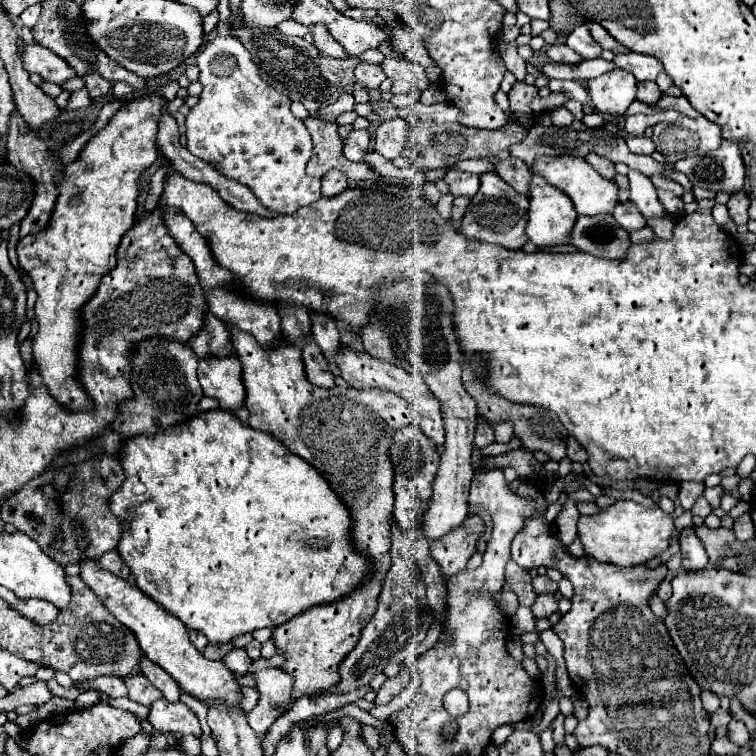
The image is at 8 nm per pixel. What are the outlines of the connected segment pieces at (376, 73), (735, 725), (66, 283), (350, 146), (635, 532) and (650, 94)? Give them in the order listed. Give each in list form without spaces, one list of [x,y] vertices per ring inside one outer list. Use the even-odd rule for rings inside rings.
[[[360,62],[356,68],[354,68],[354,76],[356,80],[366,86],[368,90],[370,88],[378,88],[382,84],[382,80],[386,78],[384,70],[380,68],[380,64],[370,64],[370,62]]]
[[[732,720],[728,724],[728,736],[736,746],[744,746],[750,740],[750,732],[746,730],[744,722],[738,722],[738,720]]]
[[[160,96],[124,104],[104,130],[84,146],[80,156],[64,166],[60,196],[52,220],[44,232],[20,238],[16,252],[38,292],[38,334],[32,340],[32,356],[50,396],[68,412],[92,410],[92,398],[76,378],[80,308],[98,290],[100,278],[116,266],[116,248],[134,224],[138,184],[144,170],[156,162],[156,134],[166,100]]]
[[[352,130],[348,134],[348,138],[344,140],[342,154],[344,154],[344,158],[348,158],[352,162],[360,162],[364,158],[364,154],[368,152],[368,148],[370,148],[368,130]]]
[[[618,500],[610,508],[592,516],[580,516],[578,520],[578,538],[584,546],[584,554],[620,568],[646,564],[660,556],[670,546],[674,530],[674,518],[670,514],[662,512],[658,506],[646,508],[632,500]]]
[[[638,82],[638,100],[644,104],[654,104],[662,96],[656,82]]]

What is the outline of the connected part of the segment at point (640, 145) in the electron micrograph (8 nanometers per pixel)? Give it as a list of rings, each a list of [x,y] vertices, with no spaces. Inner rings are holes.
[[[630,136],[626,142],[628,142],[630,152],[636,152],[636,154],[652,154],[654,152],[654,146],[652,146],[650,138],[644,138],[644,136],[634,138],[634,136]]]

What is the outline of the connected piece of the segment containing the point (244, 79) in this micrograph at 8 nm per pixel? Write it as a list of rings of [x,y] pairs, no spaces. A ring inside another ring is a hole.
[[[216,36],[210,40],[196,56],[196,64],[204,90],[200,102],[186,116],[186,148],[200,160],[214,164],[224,176],[246,184],[254,196],[274,212],[294,214],[298,208],[316,202],[320,198],[320,180],[308,178],[306,174],[306,164],[312,156],[312,140],[304,122],[292,116],[292,100],[278,94],[260,78],[248,50],[232,36]]]

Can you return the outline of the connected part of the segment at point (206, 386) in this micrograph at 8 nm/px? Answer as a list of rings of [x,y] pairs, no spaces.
[[[234,354],[202,358],[198,362],[198,380],[204,396],[216,398],[224,410],[244,406],[242,366]]]

